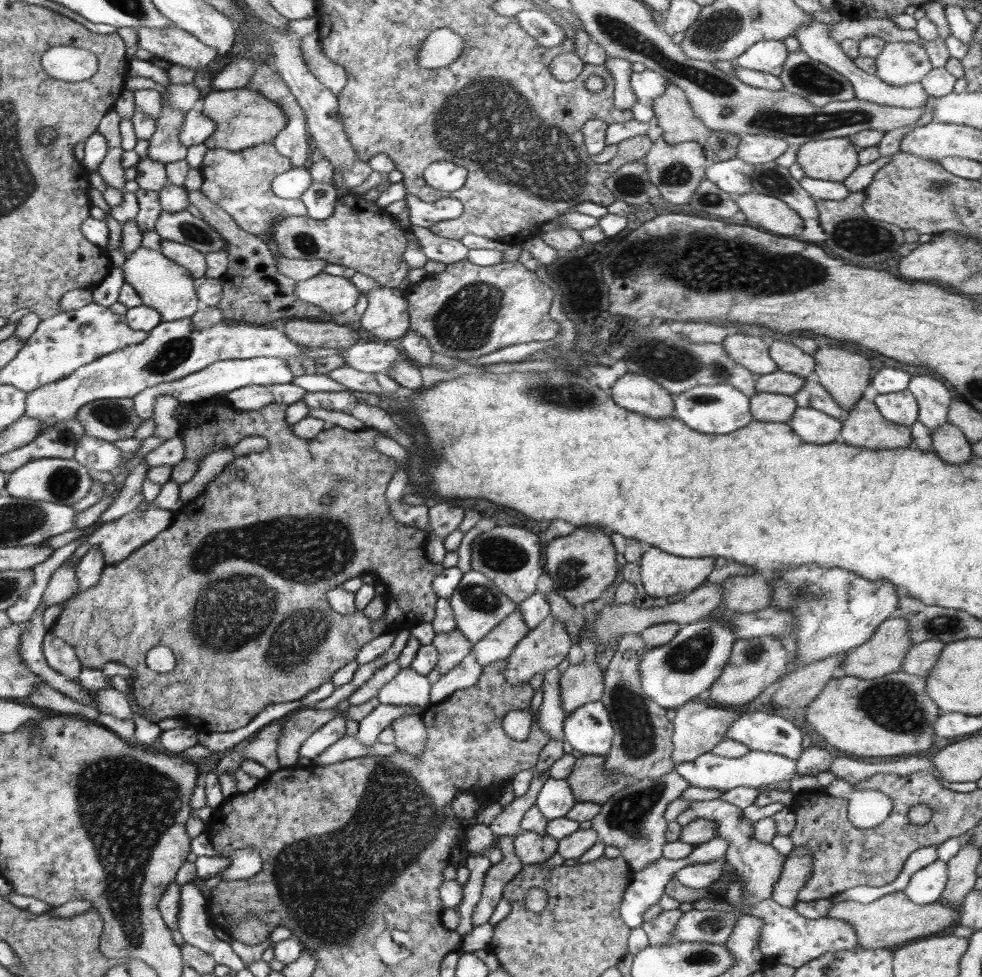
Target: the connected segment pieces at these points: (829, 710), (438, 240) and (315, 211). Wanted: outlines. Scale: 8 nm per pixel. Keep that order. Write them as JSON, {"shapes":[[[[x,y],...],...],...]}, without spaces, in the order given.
{"shapes":[[[[900,670],[872,680],[832,677],[805,710],[808,725],[824,736],[826,743],[848,756],[924,752],[932,746],[932,726],[940,714],[926,692],[926,676],[912,676]]],[[[409,226],[410,232],[419,240],[422,252],[428,258],[428,261],[436,261],[436,263],[446,266],[455,264],[467,257],[469,248],[462,240],[449,239],[422,226]]],[[[312,180],[310,188],[302,194],[300,200],[306,205],[310,219],[324,219],[332,216],[334,204],[340,191],[332,184]]]]}

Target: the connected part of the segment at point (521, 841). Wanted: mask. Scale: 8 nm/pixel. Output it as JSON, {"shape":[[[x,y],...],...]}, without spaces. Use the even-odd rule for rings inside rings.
{"shape":[[[520,831],[514,836],[515,853],[522,864],[539,864],[557,852],[558,842],[548,835],[540,835],[530,831]]]}

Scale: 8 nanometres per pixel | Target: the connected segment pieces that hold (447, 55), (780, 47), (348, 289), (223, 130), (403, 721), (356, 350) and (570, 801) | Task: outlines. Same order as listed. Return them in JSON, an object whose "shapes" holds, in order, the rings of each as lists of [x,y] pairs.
{"shapes":[[[[440,28],[432,32],[430,38],[424,42],[420,52],[420,64],[424,68],[448,66],[450,62],[456,60],[460,52],[462,52],[462,40],[448,28]]],[[[762,40],[745,50],[734,62],[743,68],[768,72],[779,77],[789,50],[781,40]]],[[[323,271],[309,280],[296,281],[294,295],[303,302],[334,315],[353,308],[360,292],[346,278]]],[[[242,87],[210,91],[202,100],[202,112],[216,124],[216,131],[203,142],[207,149],[224,148],[229,151],[242,151],[262,143],[271,143],[288,123],[284,112],[276,102],[264,98],[260,92]]],[[[421,714],[402,715],[389,726],[394,730],[394,745],[402,753],[418,759],[423,756],[427,744],[426,725]]],[[[367,337],[352,347],[339,350],[338,354],[344,357],[346,365],[370,374],[374,372],[386,374],[386,370],[390,370],[392,364],[396,364],[404,357],[396,343]]],[[[549,778],[538,792],[535,806],[547,821],[550,821],[566,817],[576,803],[577,800],[570,791],[566,780]]]]}

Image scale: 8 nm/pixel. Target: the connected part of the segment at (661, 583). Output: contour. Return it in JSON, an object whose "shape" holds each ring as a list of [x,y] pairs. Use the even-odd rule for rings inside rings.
{"shape":[[[650,546],[648,550],[642,553],[639,565],[644,591],[656,598],[666,598],[673,594],[678,594],[678,592],[690,593],[702,585],[707,580],[710,572],[714,570],[714,558],[692,559],[663,552],[658,548]]]}

